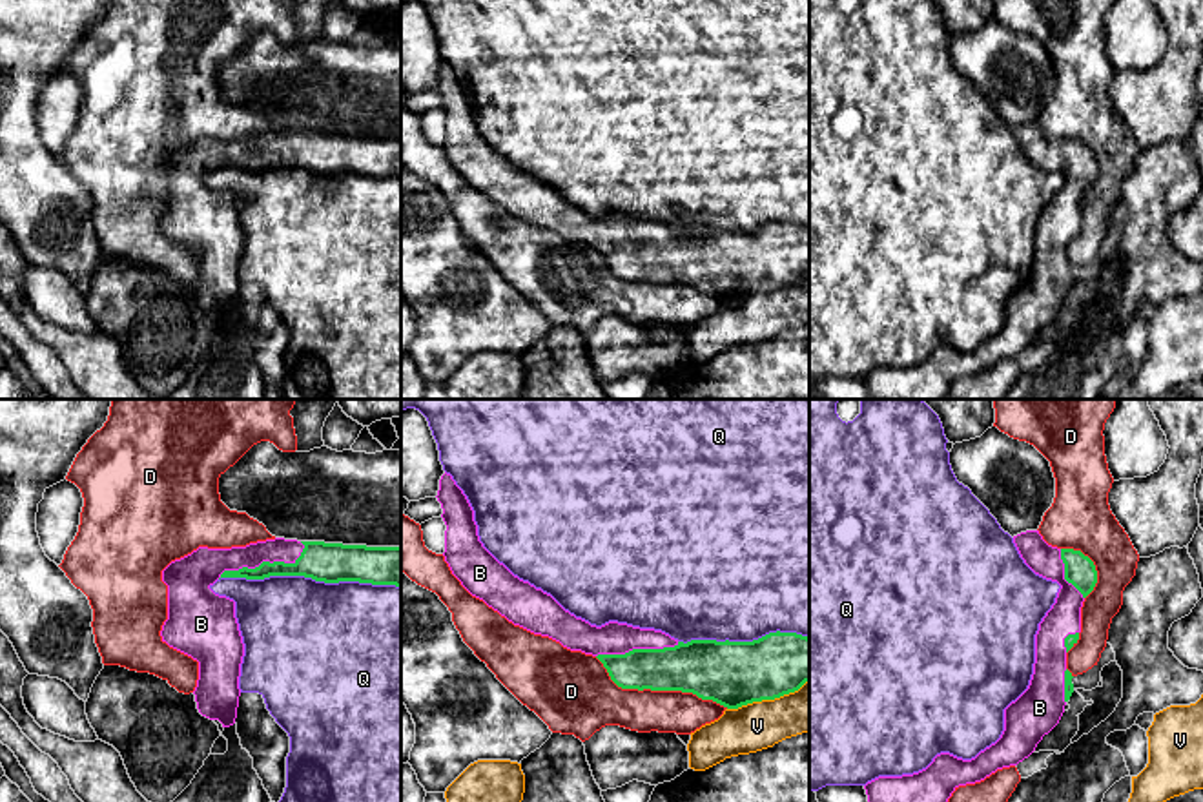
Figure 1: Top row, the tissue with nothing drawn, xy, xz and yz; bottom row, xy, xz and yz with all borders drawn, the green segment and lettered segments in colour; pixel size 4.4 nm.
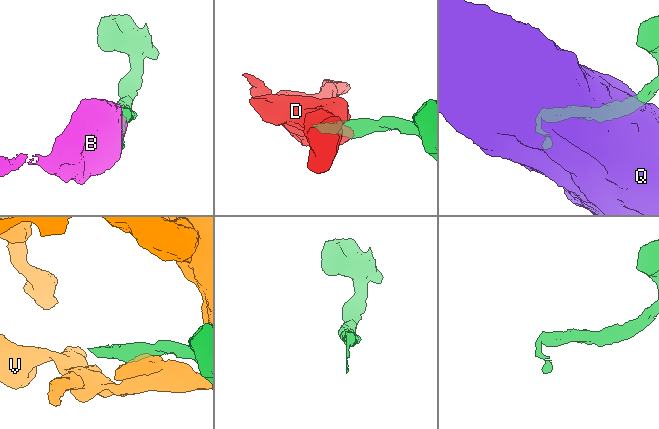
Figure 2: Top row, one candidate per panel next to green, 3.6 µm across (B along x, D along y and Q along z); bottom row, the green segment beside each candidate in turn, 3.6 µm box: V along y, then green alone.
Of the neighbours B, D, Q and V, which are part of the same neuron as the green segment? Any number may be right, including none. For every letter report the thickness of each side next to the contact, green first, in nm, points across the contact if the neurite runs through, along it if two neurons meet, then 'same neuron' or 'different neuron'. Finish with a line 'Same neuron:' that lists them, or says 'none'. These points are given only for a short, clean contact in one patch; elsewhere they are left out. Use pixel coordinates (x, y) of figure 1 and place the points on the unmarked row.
B: calibres 170 and 150 nm; same neuron
D: calibres 260 and 190 nm; different neuron
Q: calibres 180 and 480 nm; different neuron
V: calibres 280 and 220 nm; different neuron
Same neuron: B

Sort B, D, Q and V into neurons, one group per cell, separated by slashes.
B / D / Q / V

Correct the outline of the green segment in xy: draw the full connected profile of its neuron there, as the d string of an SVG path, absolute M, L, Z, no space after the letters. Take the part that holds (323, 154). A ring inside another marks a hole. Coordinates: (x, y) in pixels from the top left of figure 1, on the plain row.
M275 129L231 140L199 139L162 162L162 173L168 177L162 233L199 253L193 283L197 301L202 308L219 312L222 319L233 317L237 310L244 235L235 193L210 179L219 170L270 168L401 179L401 139Z

